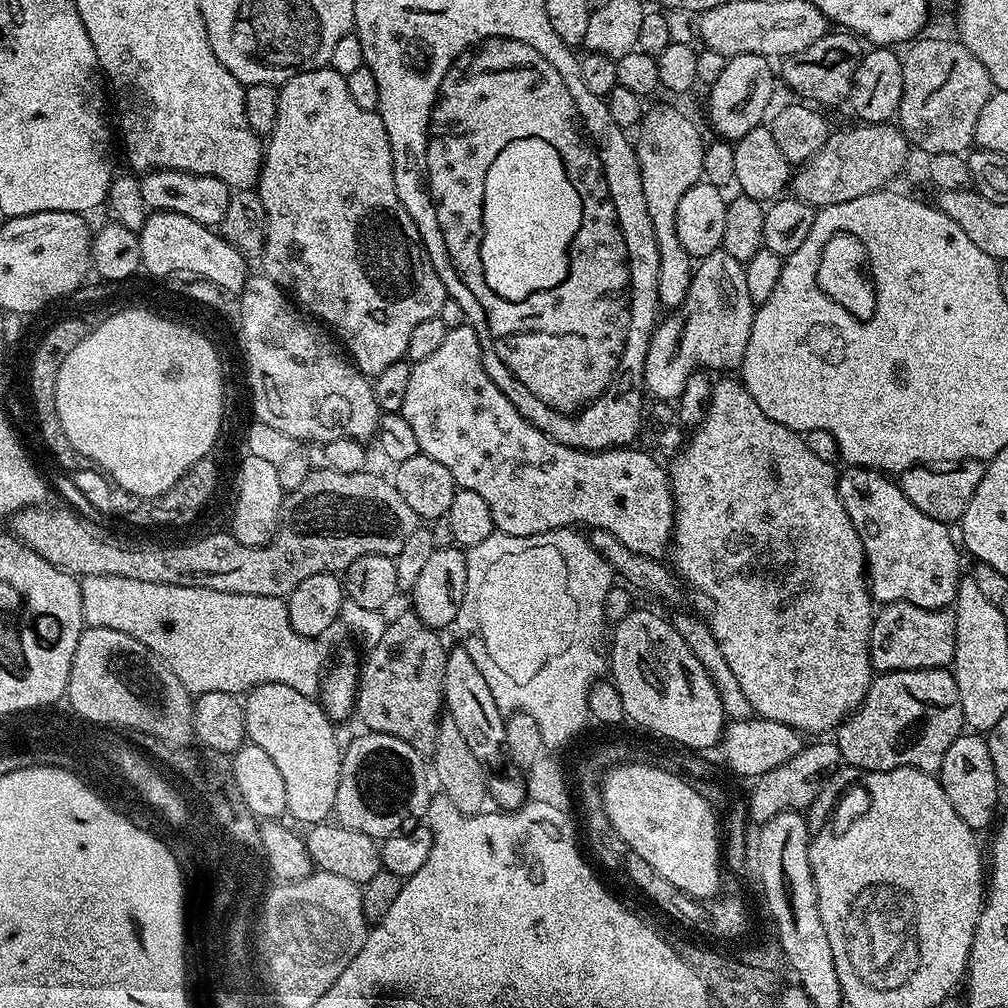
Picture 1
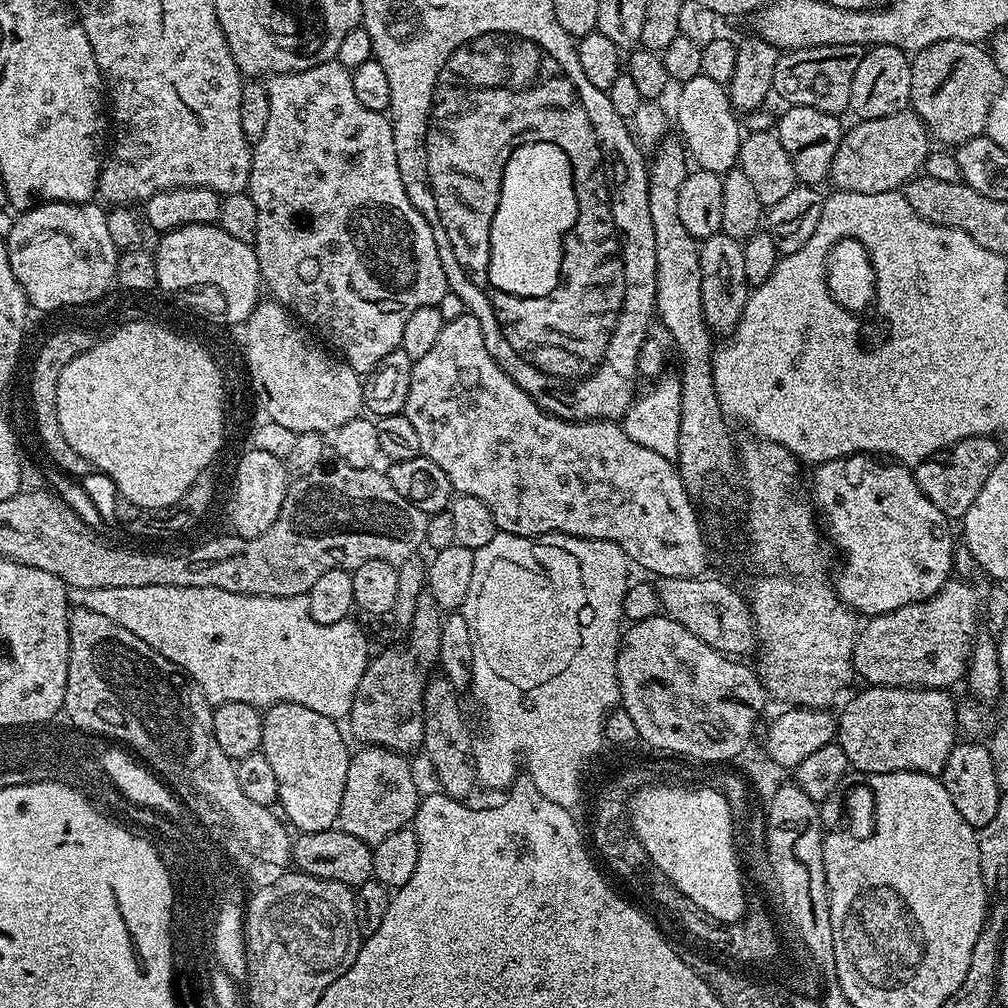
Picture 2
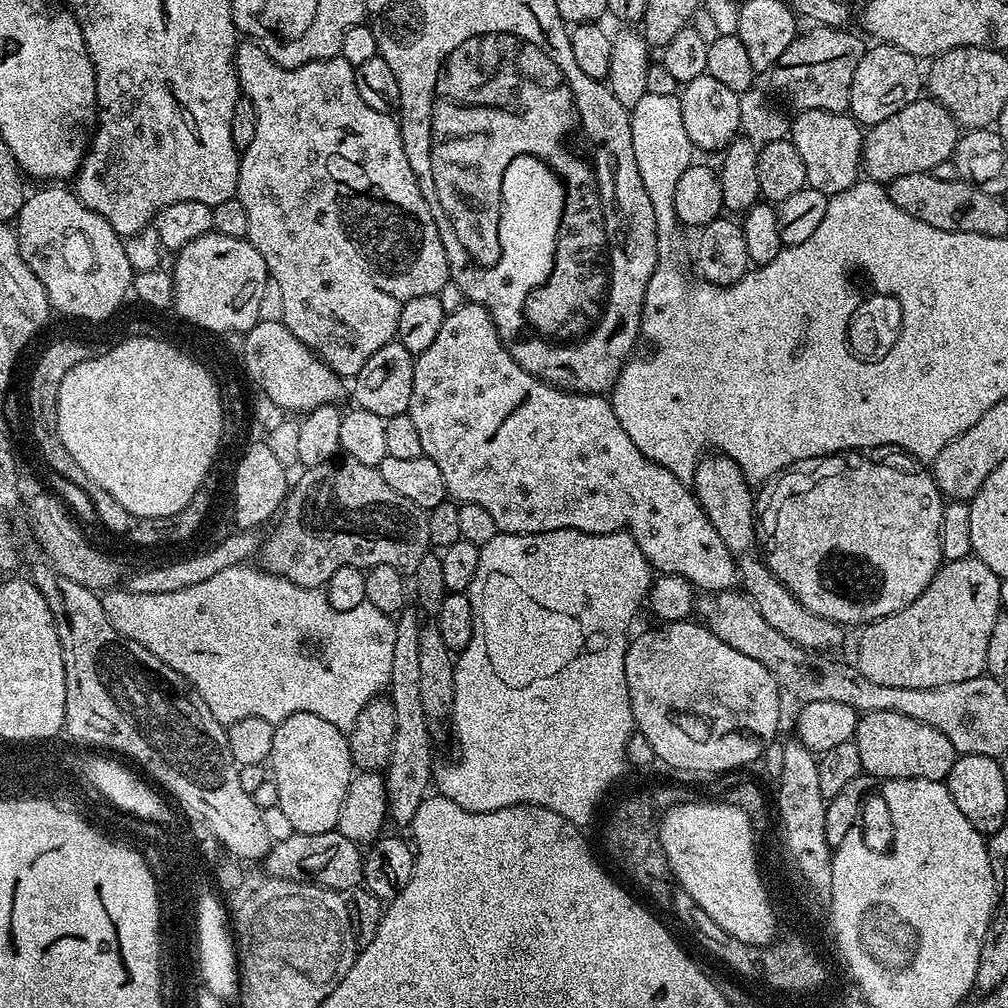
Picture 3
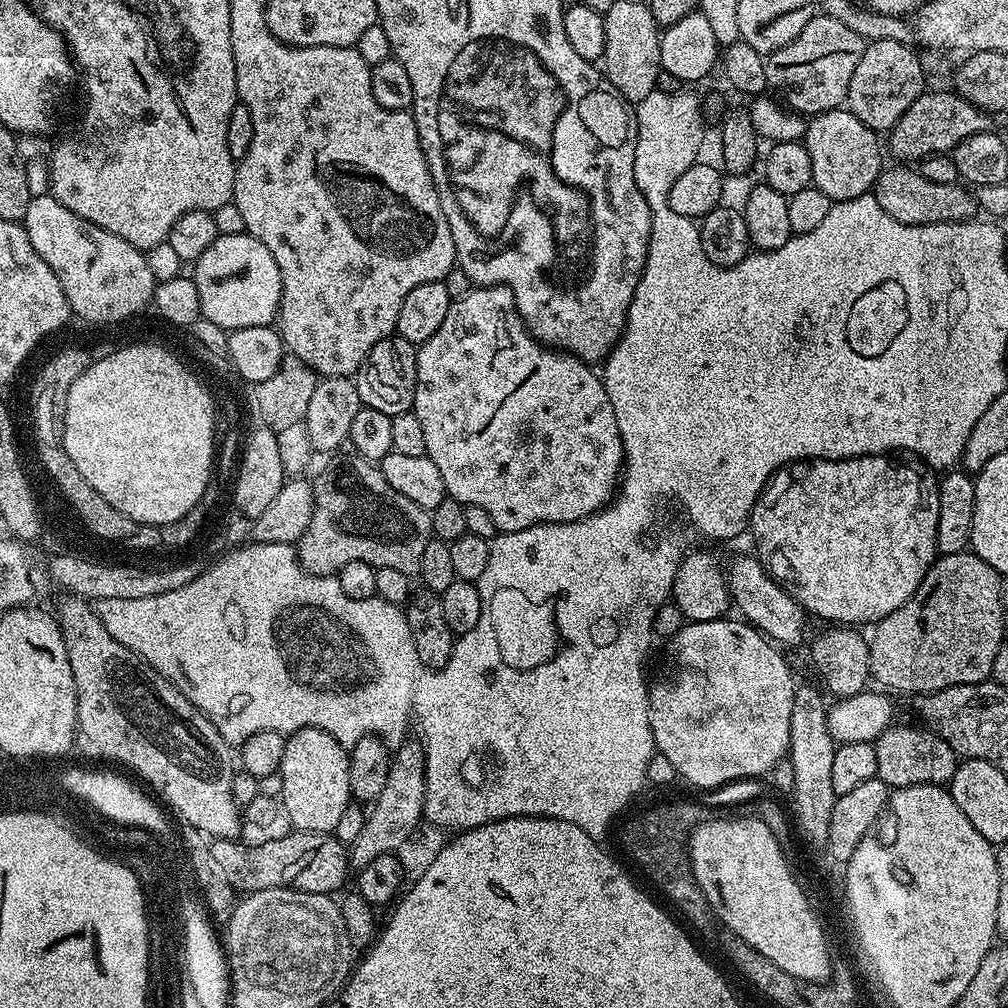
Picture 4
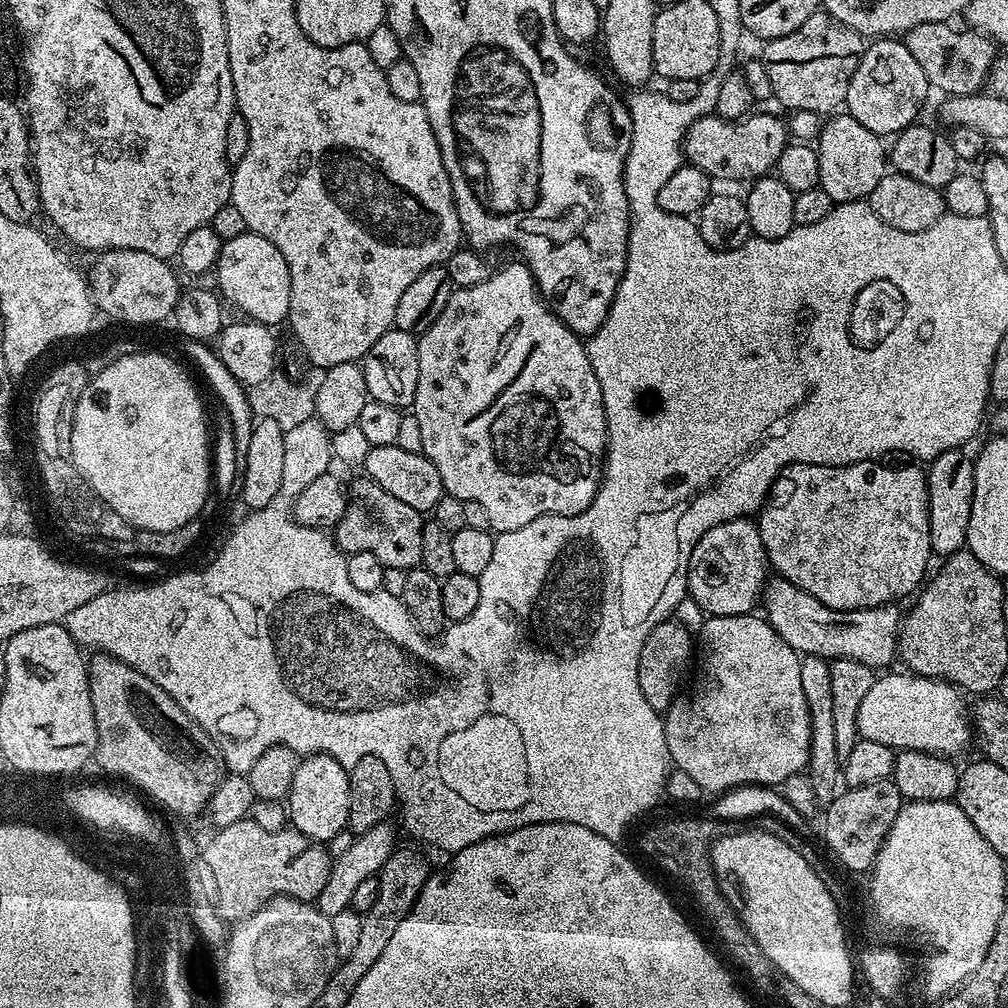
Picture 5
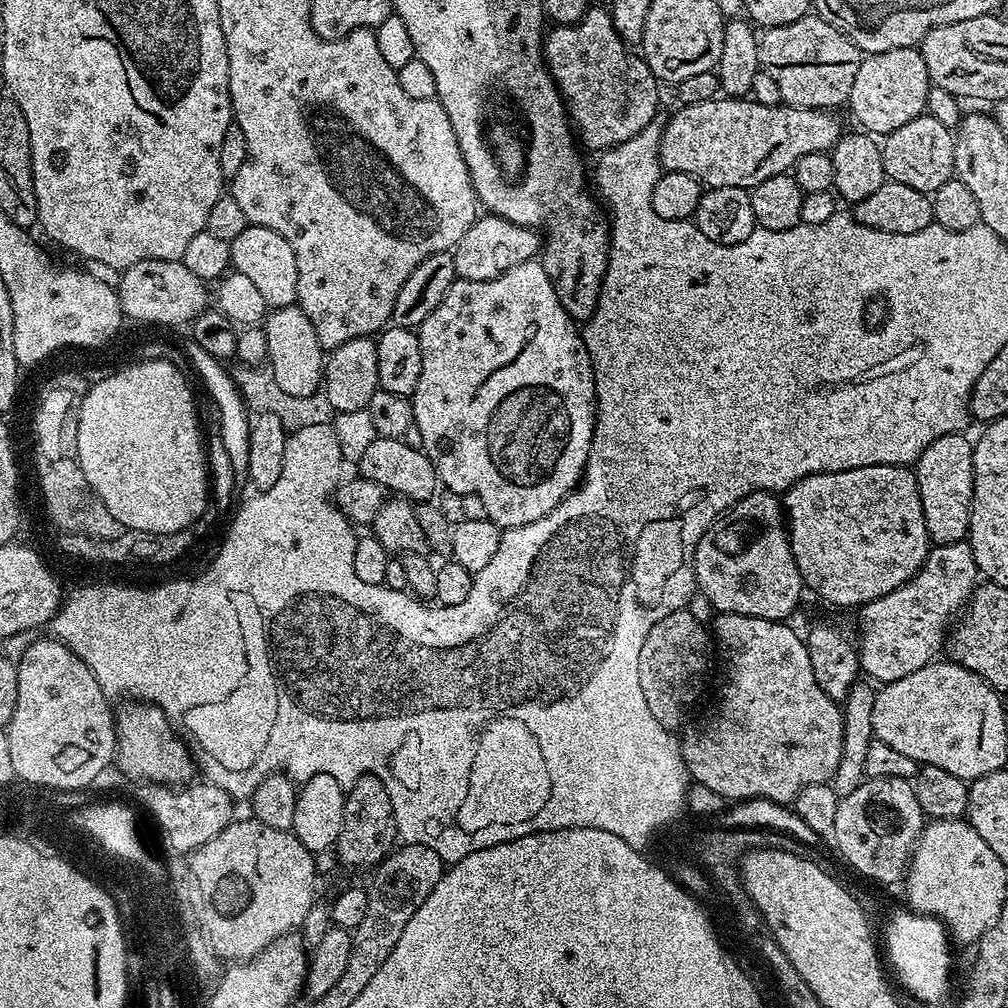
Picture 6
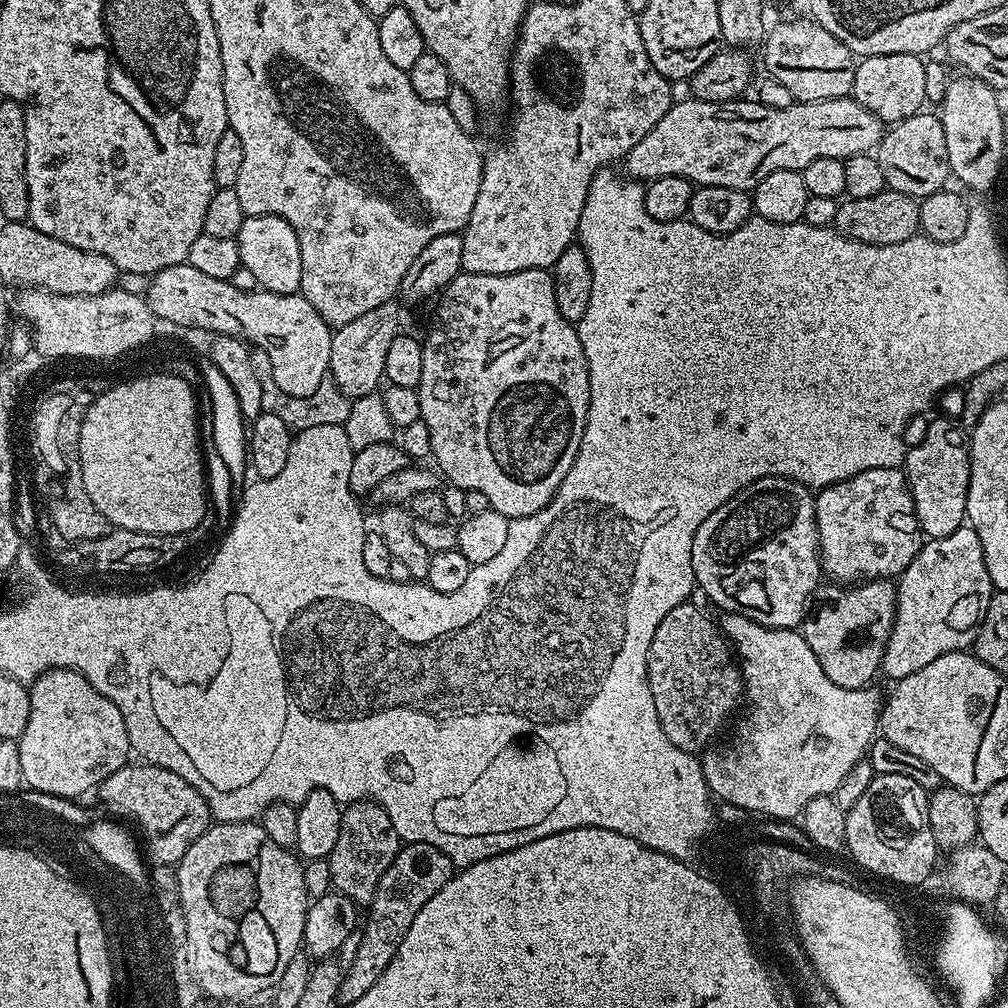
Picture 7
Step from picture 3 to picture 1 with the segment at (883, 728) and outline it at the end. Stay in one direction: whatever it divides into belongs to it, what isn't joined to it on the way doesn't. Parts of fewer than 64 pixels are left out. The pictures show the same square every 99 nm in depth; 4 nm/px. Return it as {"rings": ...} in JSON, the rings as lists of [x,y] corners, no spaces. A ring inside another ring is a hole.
{"rings":[[[948,668],[898,670],[873,675],[864,701],[835,729],[834,743],[840,751],[841,761],[847,767],[860,769],[864,774],[895,768],[917,768],[936,774],[942,766],[942,758],[946,758],[946,750],[954,746],[965,728],[962,698],[958,698],[958,682]]]}

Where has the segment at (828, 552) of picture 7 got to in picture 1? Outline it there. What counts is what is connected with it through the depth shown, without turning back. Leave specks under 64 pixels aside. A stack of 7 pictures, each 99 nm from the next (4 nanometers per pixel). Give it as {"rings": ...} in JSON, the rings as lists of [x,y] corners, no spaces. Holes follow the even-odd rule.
{"rings":[[[845,467],[838,476],[838,494],[842,498],[842,506],[846,506],[846,514],[850,514],[850,522],[854,522],[854,530],[858,530],[862,538],[868,590],[873,601],[881,605],[910,602],[914,606],[933,610],[947,609],[947,604],[949,607],[955,601],[962,575],[961,549],[958,544],[956,549],[952,541],[953,529],[949,525],[930,518],[930,514],[922,514],[922,510],[918,510],[918,506],[902,494],[899,483],[891,475],[875,470]]]}

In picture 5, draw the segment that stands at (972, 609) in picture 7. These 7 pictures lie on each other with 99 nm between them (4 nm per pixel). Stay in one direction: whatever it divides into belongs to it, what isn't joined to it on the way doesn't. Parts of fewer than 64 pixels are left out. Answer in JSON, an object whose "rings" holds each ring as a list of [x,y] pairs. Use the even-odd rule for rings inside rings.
{"rings":[[[779,578],[767,581],[762,604],[763,607],[768,607],[768,613],[766,613],[768,625],[775,630],[778,638],[782,638],[782,642],[786,642],[786,646],[799,652],[801,657],[850,658],[854,662],[862,662],[874,670],[887,669],[889,667],[887,664],[891,660],[897,659],[902,612],[899,612],[896,604],[883,604],[880,608],[863,608],[862,610],[834,610],[830,606],[818,602],[818,598],[814,598],[814,594],[806,594],[806,590],[794,586],[789,580]]]}

